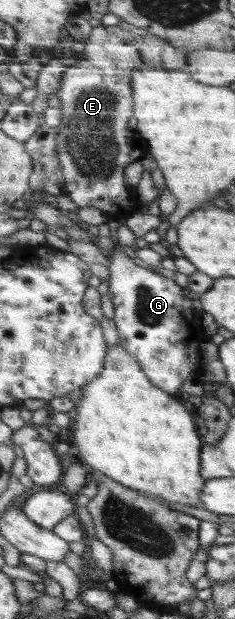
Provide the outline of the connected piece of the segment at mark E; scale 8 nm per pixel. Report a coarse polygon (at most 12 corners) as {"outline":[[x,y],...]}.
{"outline":[[126,21],[94,29],[58,94],[81,208],[138,213],[126,170],[149,162],[132,76],[187,69],[188,49]]}

